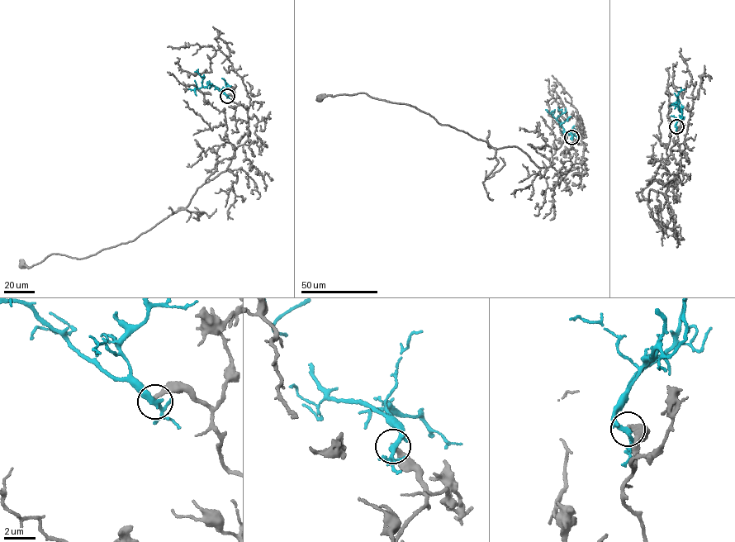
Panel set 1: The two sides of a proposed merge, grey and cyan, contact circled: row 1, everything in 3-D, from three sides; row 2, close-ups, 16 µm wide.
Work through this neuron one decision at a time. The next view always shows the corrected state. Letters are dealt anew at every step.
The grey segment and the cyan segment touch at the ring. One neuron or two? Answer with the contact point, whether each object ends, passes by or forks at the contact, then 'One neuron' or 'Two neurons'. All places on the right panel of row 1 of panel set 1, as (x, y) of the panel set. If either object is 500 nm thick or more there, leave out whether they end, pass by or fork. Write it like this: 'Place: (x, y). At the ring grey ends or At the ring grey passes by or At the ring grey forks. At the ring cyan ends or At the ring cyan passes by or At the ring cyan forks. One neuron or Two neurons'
Place: (676, 126). At the ring grey ends. At the ring cyan forks. Two neurons

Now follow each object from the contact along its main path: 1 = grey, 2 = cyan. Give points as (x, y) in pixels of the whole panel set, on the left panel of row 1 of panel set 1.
1: (227, 95), (248, 109), (248, 139), (188, 206), (94, 254), (51, 254), (22, 265)
2: (227, 96), (209, 84), (202, 87), (198, 68)

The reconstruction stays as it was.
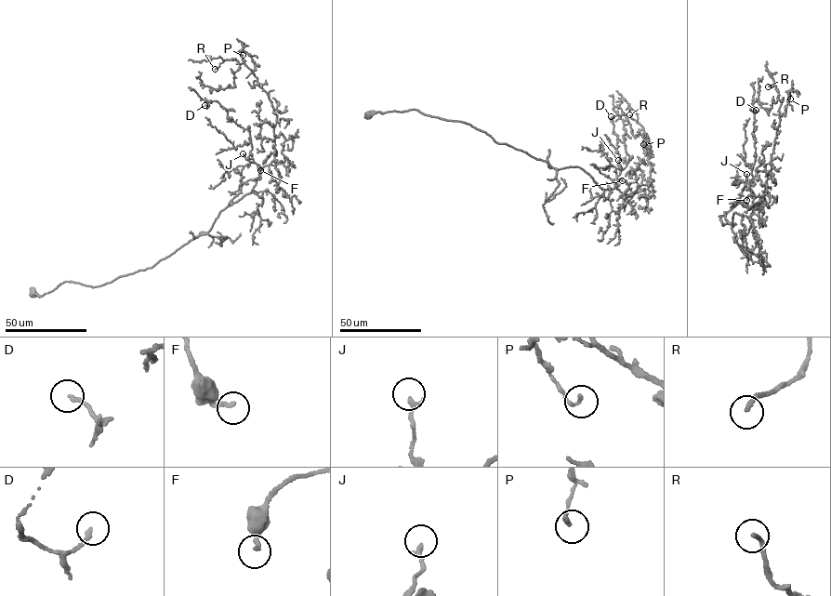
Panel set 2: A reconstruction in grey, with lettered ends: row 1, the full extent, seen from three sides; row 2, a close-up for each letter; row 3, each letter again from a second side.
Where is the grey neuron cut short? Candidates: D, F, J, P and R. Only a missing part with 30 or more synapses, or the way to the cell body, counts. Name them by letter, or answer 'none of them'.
none of them

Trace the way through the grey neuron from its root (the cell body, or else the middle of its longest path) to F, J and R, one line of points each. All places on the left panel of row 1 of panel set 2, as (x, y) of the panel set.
F: (33, 293), (66, 281), (96, 287), (151, 268), (208, 231), (219, 212), (251, 192), (256, 163), (260, 170)
J: (33, 293), (66, 281), (101, 285), (204, 234), (256, 184), (260, 168), (243, 153)
R: (33, 293), (151, 268), (251, 192), (274, 159), (277, 114), (244, 64), (215, 69)

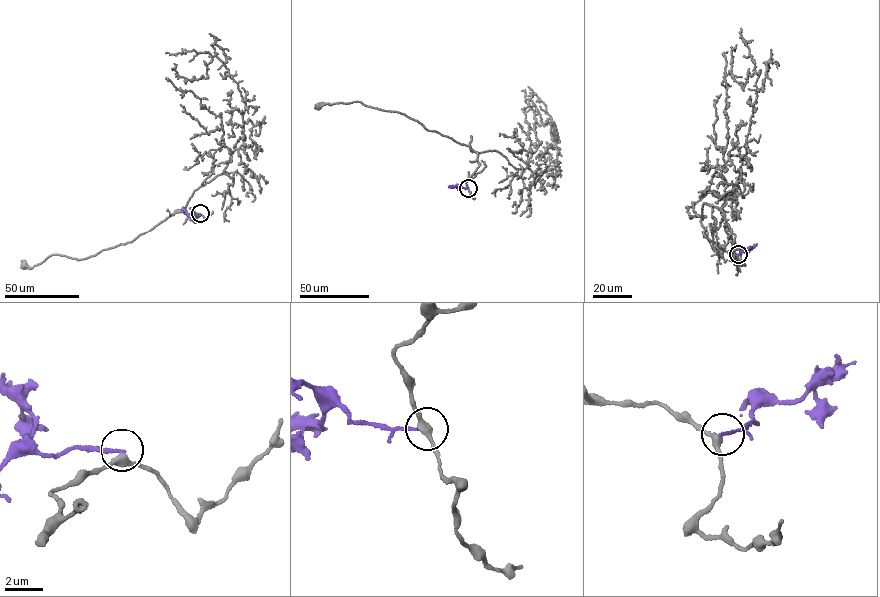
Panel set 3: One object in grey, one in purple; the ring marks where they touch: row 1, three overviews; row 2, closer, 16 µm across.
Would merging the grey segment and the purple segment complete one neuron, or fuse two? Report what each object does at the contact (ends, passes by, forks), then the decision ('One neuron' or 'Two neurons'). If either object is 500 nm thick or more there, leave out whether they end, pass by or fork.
At the ring grey passes by. At the ring purple ends. Two neurons

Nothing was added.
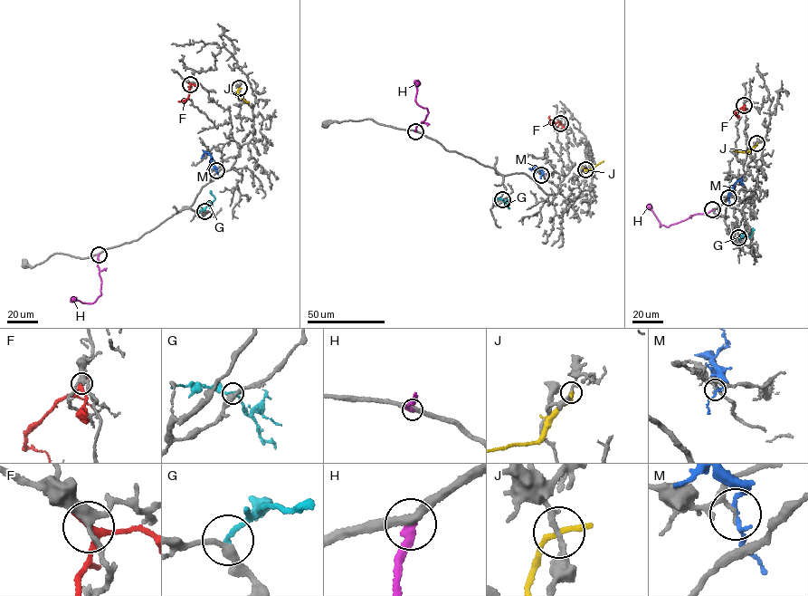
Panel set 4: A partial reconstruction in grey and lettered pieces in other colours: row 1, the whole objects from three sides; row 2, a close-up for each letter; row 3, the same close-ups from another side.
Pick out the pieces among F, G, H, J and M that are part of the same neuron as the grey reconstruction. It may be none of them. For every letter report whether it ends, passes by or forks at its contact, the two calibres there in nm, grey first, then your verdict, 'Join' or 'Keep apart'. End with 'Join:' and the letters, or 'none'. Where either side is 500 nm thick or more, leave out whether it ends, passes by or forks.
F: It passes by. Thickness 300 nm (grey) against 240 nm. Keep apart
G: It ends there. Thickness 320 nm (grey) against 170 nm. Keep apart
H: It ends there. Thickness 340 nm (grey) against 340 nm. Keep apart
J: It passes by. Thickness 200 nm (grey) against 190 nm. Keep apart
M: It passes by. Thickness 140 nm (grey) against 130 nm. Keep apart
Join: none

